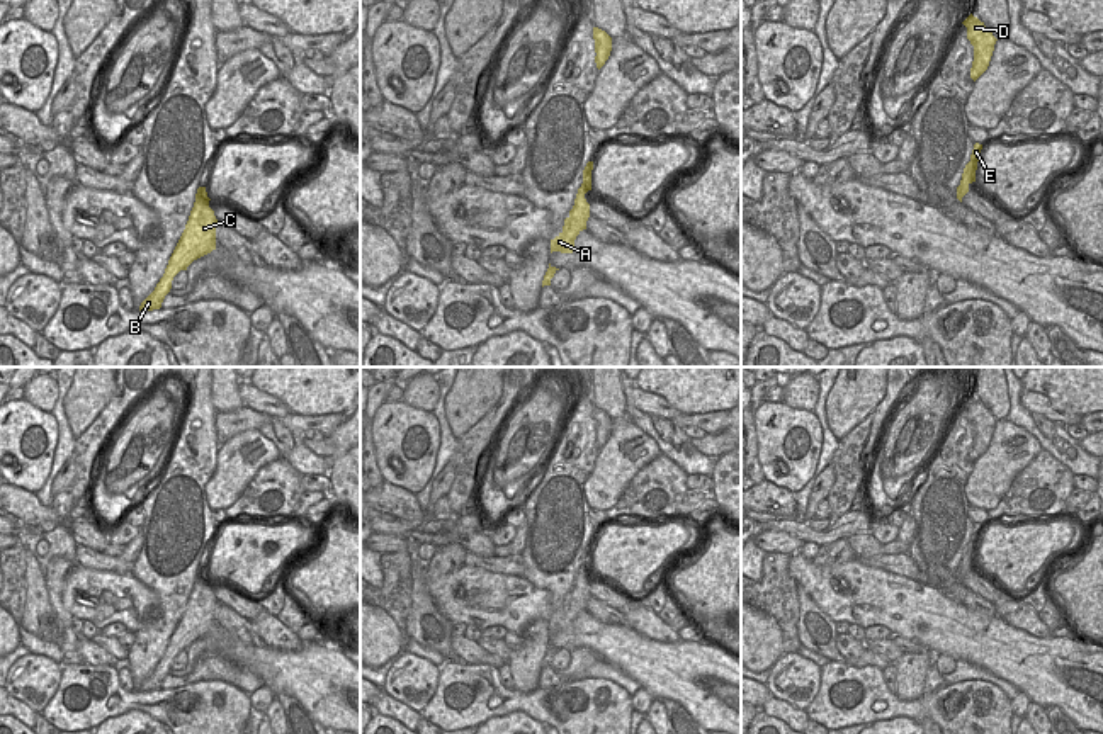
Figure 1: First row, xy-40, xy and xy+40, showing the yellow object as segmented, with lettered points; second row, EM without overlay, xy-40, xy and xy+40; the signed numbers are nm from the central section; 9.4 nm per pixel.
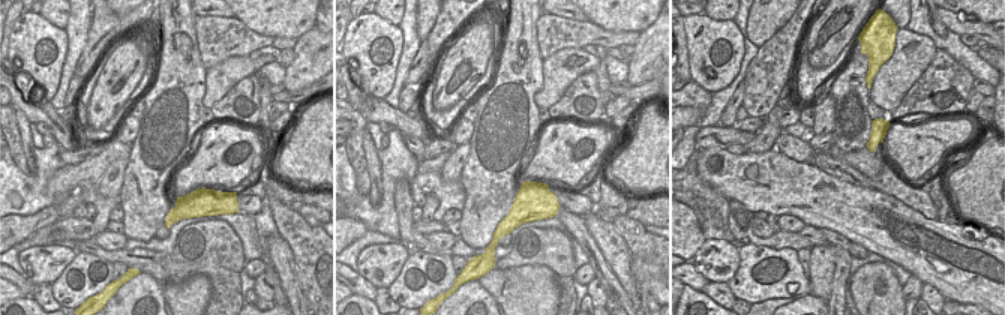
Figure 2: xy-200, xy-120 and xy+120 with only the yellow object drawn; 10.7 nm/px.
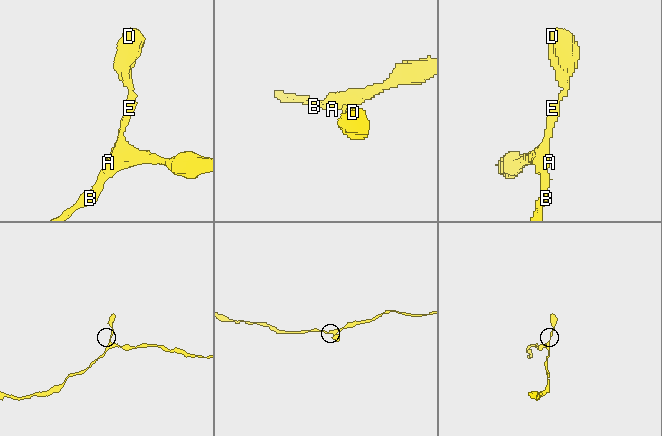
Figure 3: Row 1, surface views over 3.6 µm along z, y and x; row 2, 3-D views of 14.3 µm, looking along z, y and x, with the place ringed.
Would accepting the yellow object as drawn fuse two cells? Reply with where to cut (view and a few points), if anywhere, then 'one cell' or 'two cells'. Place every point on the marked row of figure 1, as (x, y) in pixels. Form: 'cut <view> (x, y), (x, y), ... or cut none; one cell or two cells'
cut none; one cell

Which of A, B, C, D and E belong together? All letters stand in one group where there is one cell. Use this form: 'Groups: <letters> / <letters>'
Groups: A B C D E

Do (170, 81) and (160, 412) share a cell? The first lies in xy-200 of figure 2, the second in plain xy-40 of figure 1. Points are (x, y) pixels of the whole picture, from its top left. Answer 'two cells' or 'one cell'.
two cells

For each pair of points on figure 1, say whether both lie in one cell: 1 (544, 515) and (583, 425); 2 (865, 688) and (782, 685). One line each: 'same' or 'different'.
1: same
2: different

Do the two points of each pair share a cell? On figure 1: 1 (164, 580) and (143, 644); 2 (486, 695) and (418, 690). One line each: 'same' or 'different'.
1: same
2: different

